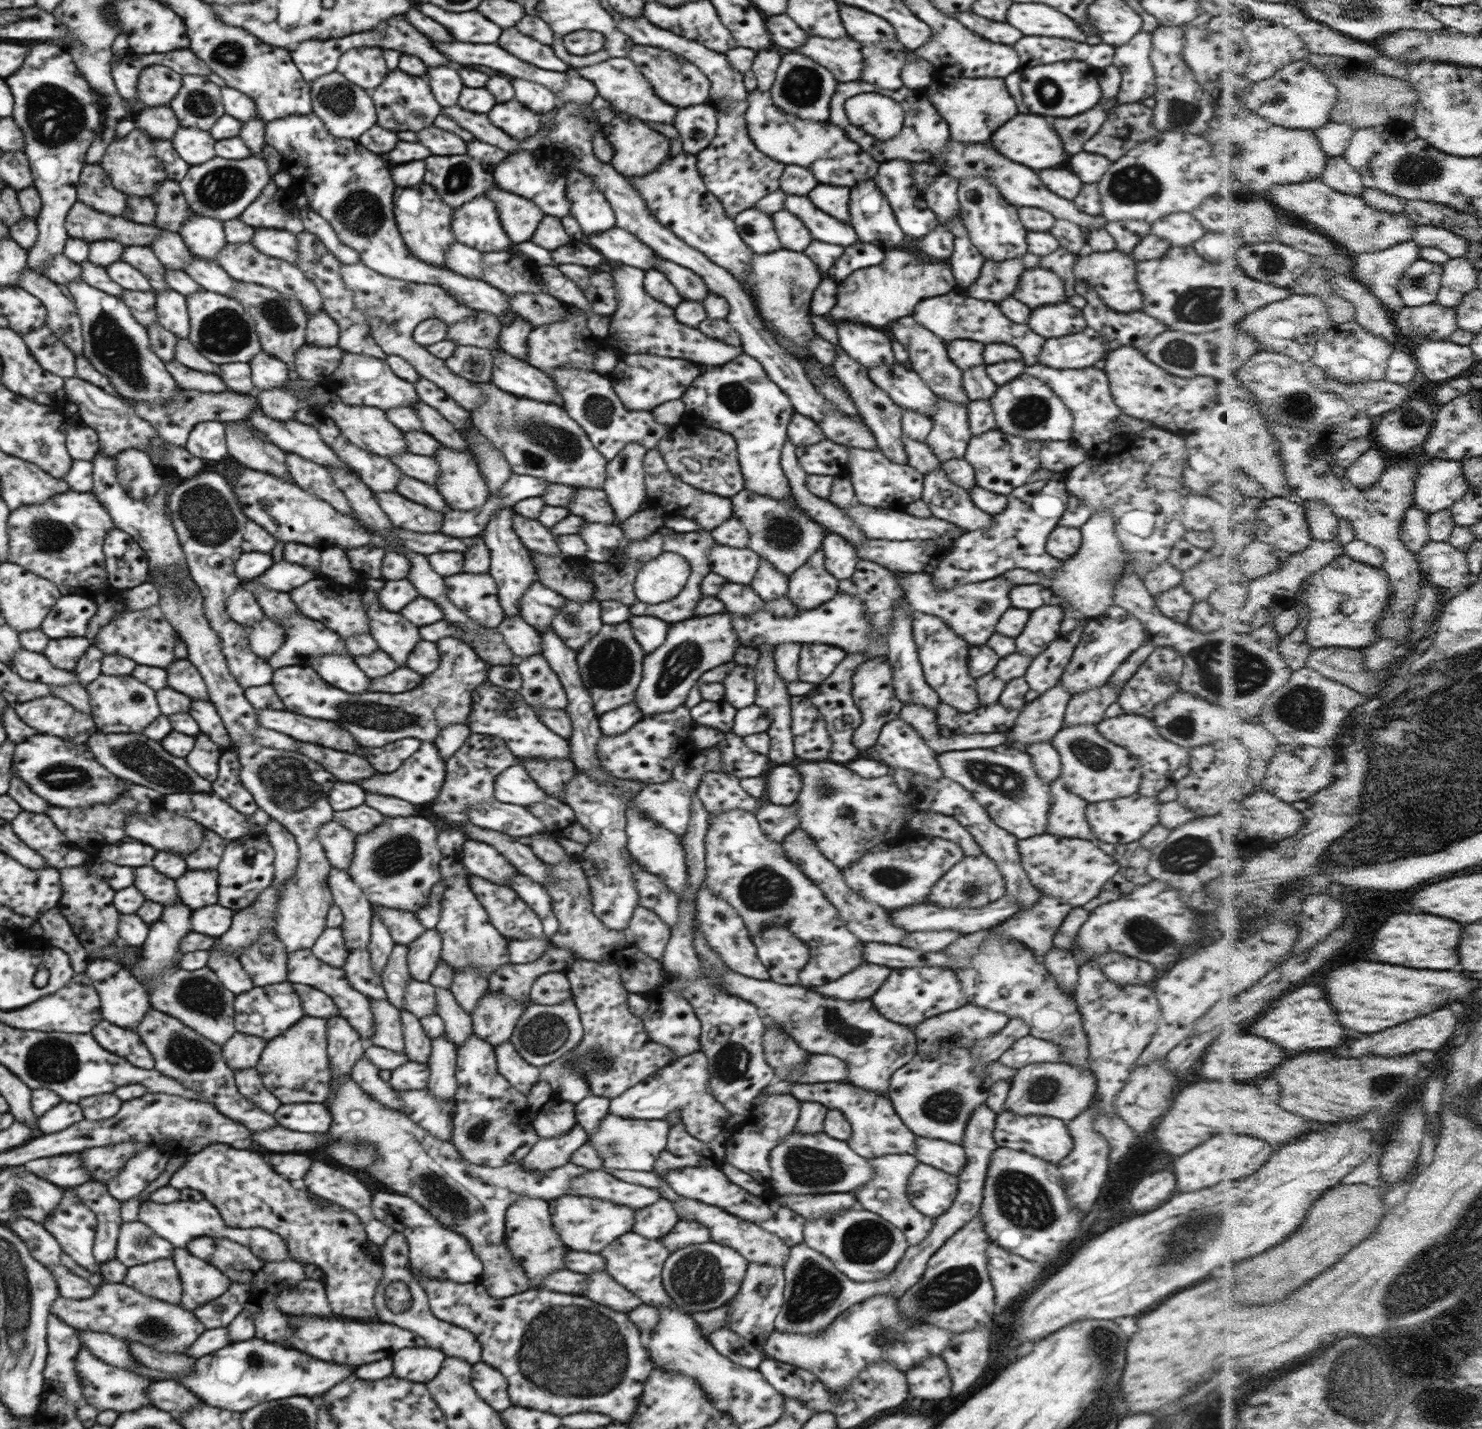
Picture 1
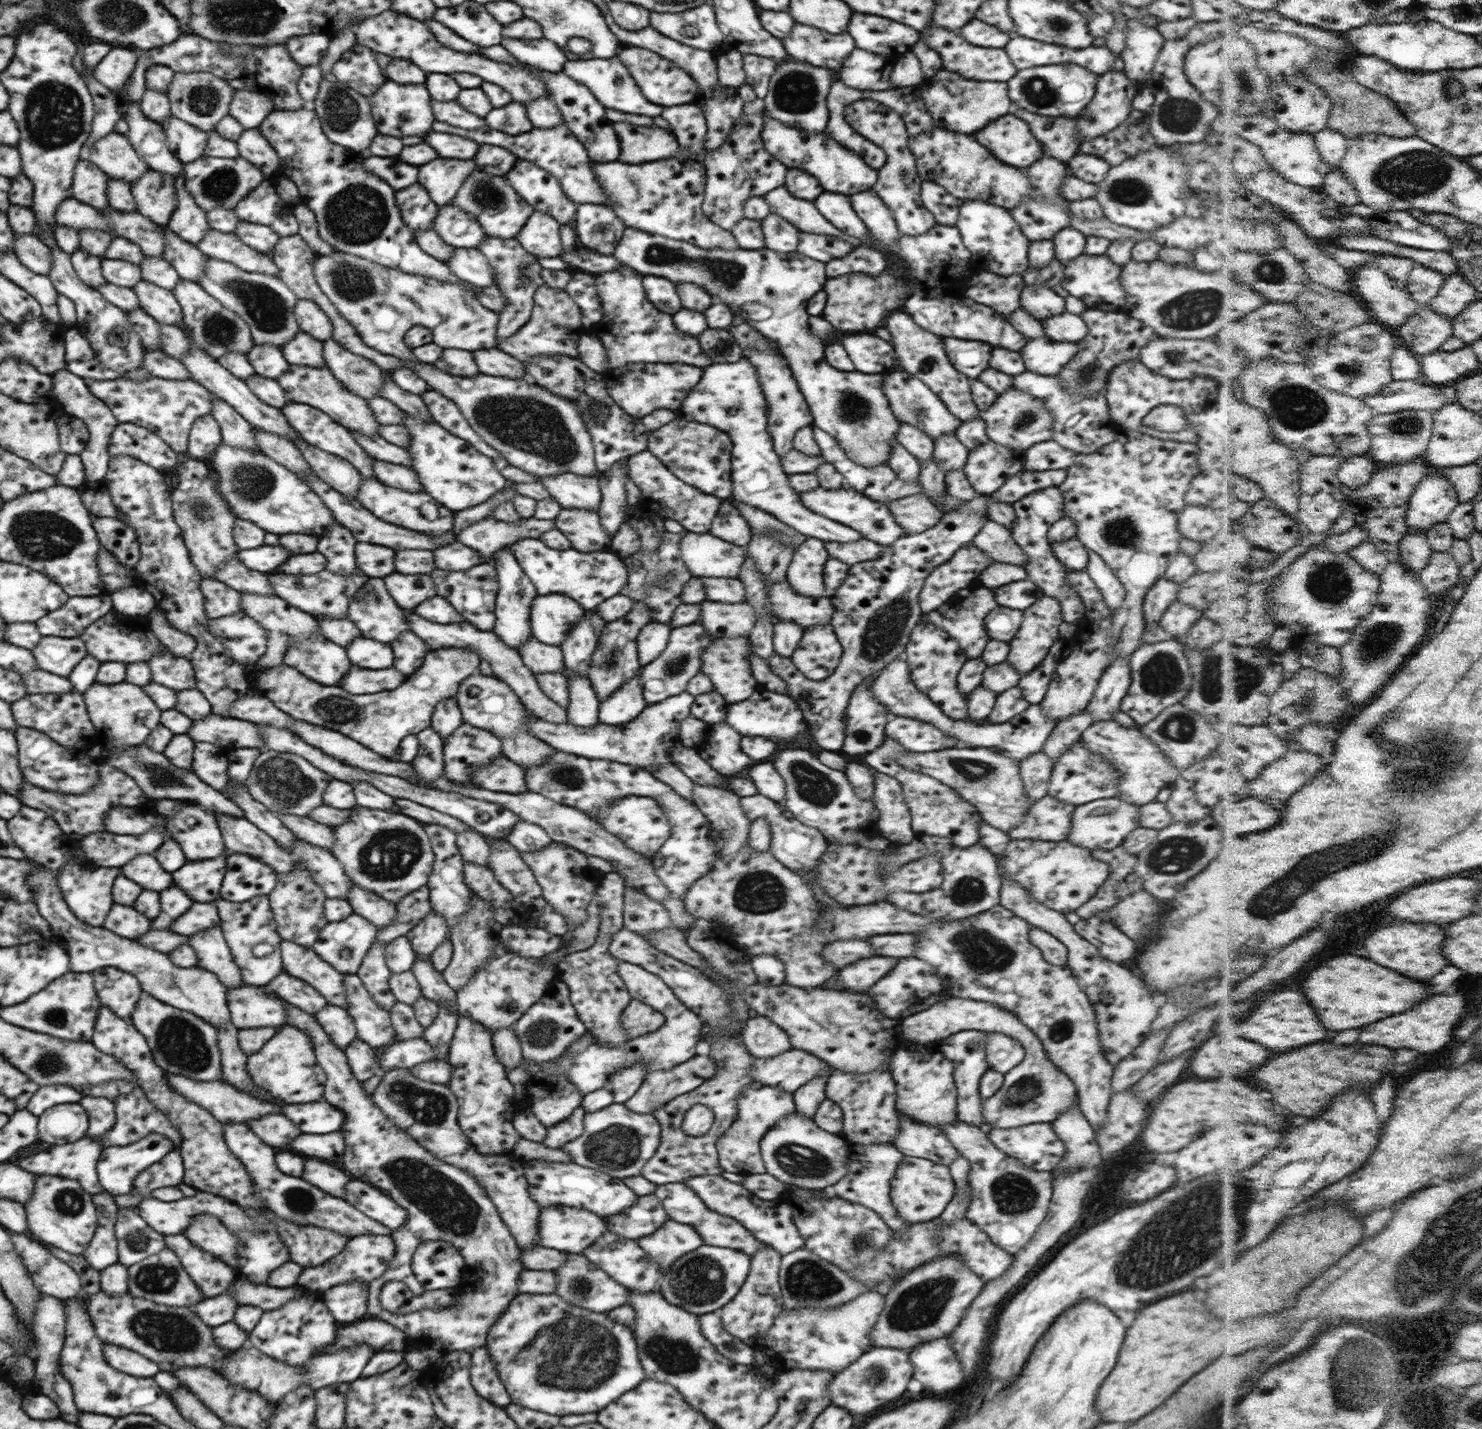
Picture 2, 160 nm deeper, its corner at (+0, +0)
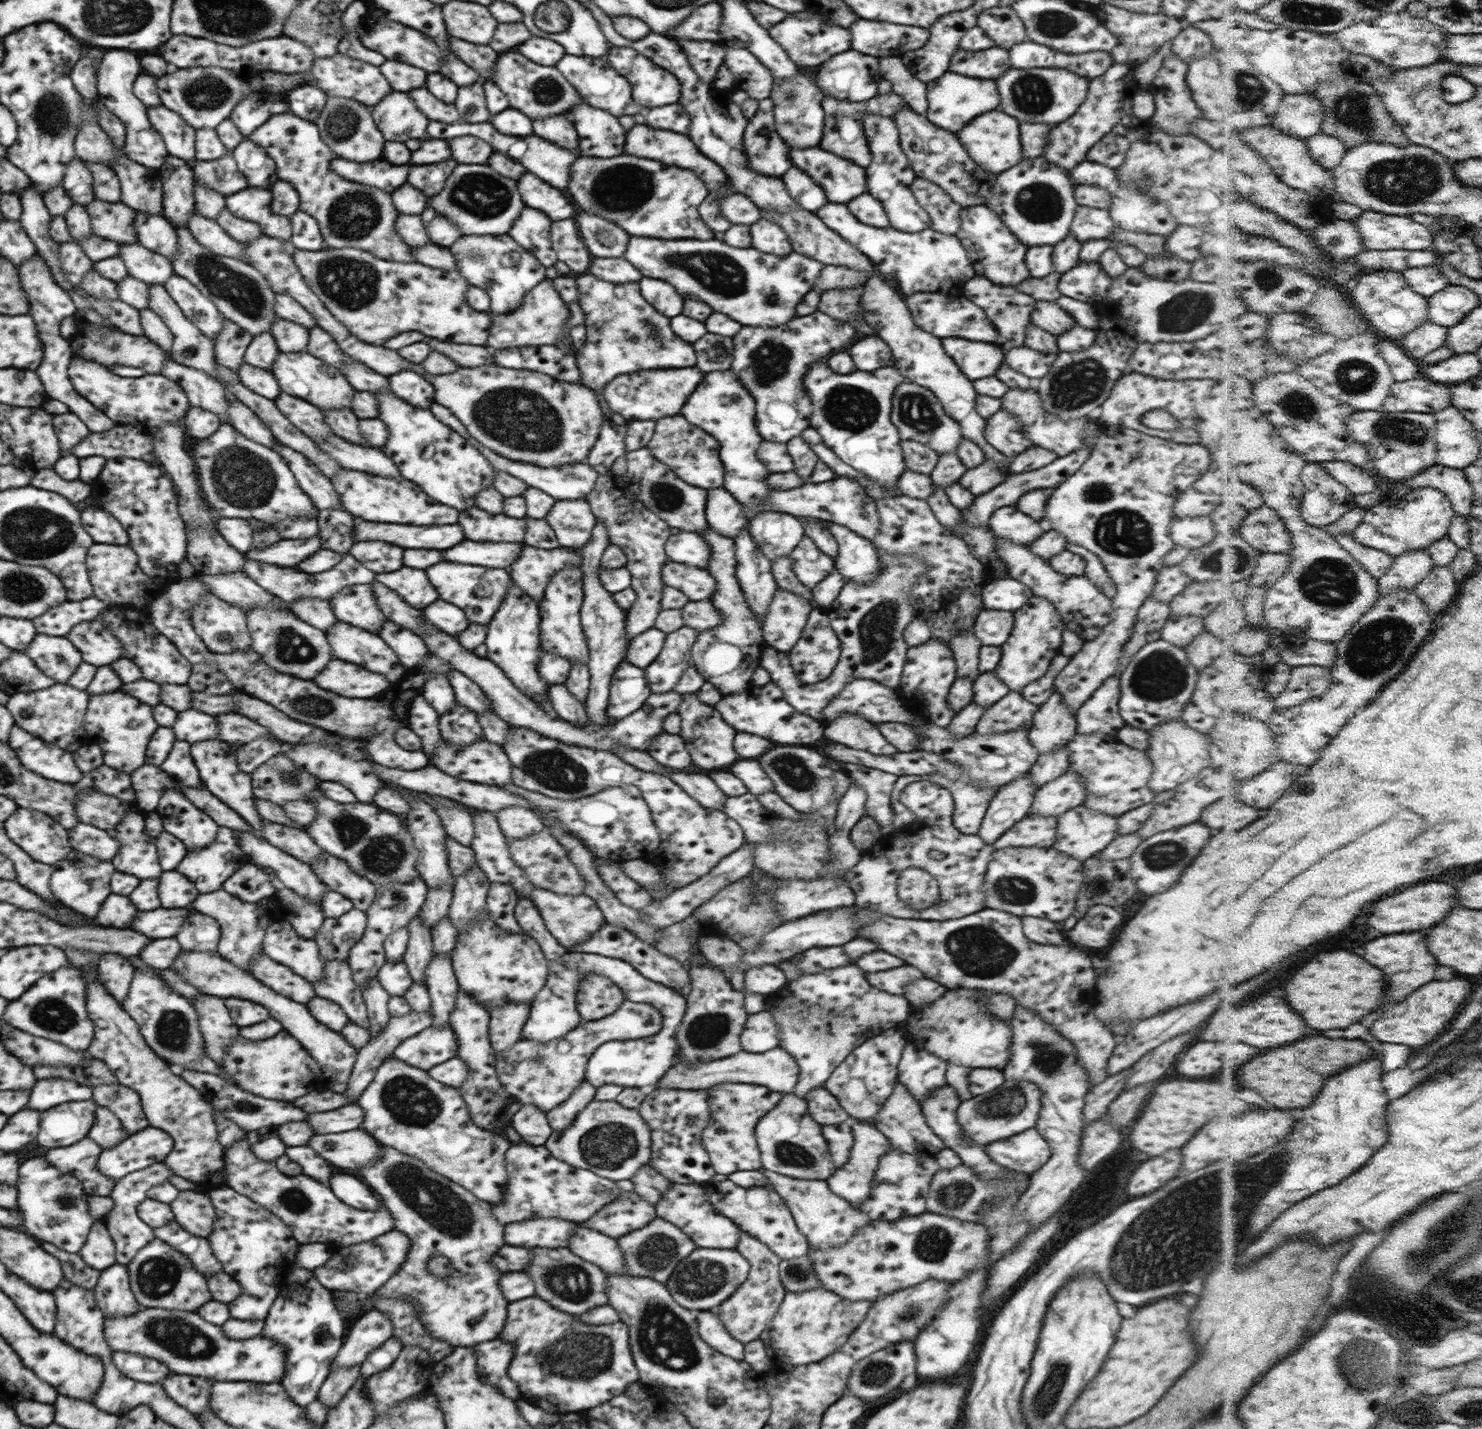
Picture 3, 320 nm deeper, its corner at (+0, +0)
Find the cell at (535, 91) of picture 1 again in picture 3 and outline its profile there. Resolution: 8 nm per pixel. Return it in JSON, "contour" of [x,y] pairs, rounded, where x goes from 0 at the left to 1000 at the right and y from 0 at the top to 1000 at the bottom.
{"contour":[[[374,80],[370,83],[360,83],[360,94],[372,101],[391,107],[390,94],[383,80]]]}

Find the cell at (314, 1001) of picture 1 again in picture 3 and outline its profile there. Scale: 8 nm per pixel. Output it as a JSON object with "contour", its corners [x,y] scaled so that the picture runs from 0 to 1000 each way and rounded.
{"contour":[[[179,668],[174,668],[169,673],[167,681],[185,694],[198,701],[208,703],[209,699],[213,698],[209,686]]]}

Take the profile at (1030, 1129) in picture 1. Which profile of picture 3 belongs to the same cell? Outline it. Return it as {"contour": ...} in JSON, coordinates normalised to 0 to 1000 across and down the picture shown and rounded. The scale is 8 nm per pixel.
{"contour":[[[696,789],[666,801],[665,805],[671,814],[682,819],[696,822],[709,812],[710,803],[699,789]]]}

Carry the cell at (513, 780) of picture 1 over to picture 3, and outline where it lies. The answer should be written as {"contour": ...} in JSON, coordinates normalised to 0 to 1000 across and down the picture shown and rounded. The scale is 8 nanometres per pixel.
{"contour":[[[327,516],[325,519],[309,523],[309,522],[304,521],[300,517],[297,517],[294,522],[294,528],[293,528],[293,530],[290,532],[289,536],[294,537],[304,543],[310,546],[315,546],[316,547],[323,547],[336,551],[346,548],[345,535],[344,535],[343,529],[337,521],[329,519]]]}

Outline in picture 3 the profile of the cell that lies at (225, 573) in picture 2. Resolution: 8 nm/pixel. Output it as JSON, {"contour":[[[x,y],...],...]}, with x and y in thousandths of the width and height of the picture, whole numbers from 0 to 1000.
{"contour":[[[134,369],[126,372],[126,391],[132,402],[148,402],[163,400],[165,387],[155,382],[144,370]]]}

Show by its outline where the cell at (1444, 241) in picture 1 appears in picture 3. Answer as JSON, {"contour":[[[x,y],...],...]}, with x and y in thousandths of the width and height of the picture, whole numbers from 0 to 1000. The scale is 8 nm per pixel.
{"contour":[[[920,148],[914,155],[922,175],[969,174],[968,162],[953,152]]]}

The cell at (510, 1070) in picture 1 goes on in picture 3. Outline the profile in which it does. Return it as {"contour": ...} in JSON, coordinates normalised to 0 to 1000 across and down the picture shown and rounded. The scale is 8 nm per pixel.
{"contour":[[[358,701],[341,702],[330,707],[330,727],[335,737],[341,735],[352,726],[352,719],[357,712]]]}

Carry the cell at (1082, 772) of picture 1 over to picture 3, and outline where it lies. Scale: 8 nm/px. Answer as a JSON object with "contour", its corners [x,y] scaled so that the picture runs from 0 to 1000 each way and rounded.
{"contour":[[[722,538],[700,551],[693,571],[715,571],[730,563],[732,557],[732,546]]]}

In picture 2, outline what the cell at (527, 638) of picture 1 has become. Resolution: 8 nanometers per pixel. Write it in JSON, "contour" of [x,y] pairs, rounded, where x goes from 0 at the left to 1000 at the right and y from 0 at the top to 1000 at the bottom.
{"contour":[[[358,445],[355,450],[350,453],[353,465],[359,471],[379,471],[381,462],[377,453],[368,451]]]}

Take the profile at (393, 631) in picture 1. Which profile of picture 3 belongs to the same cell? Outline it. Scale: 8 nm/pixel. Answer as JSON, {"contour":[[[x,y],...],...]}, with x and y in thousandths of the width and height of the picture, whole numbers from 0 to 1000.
{"contour":[[[250,408],[231,411],[222,420],[222,423],[228,435],[252,444],[255,444],[262,434],[255,425]]]}

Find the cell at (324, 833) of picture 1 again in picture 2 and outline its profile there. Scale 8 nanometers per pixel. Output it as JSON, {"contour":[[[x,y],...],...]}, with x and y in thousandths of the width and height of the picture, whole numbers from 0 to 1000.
{"contour":[[[188,570],[190,577],[199,584],[203,589],[209,589],[212,592],[221,593],[223,596],[225,591],[225,579],[216,577],[209,571],[200,571],[199,570]]]}

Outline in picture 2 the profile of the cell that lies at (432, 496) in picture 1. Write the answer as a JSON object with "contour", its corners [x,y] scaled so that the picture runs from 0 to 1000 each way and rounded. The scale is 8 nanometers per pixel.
{"contour":[[[252,321],[252,331],[260,340],[275,344],[287,344],[282,332],[277,327]]]}

